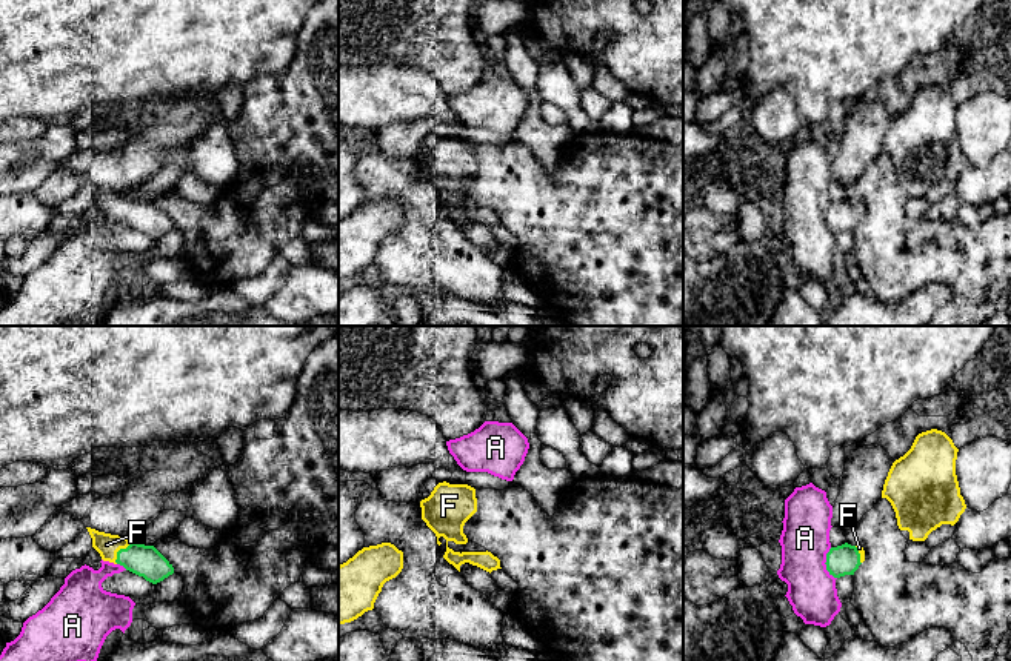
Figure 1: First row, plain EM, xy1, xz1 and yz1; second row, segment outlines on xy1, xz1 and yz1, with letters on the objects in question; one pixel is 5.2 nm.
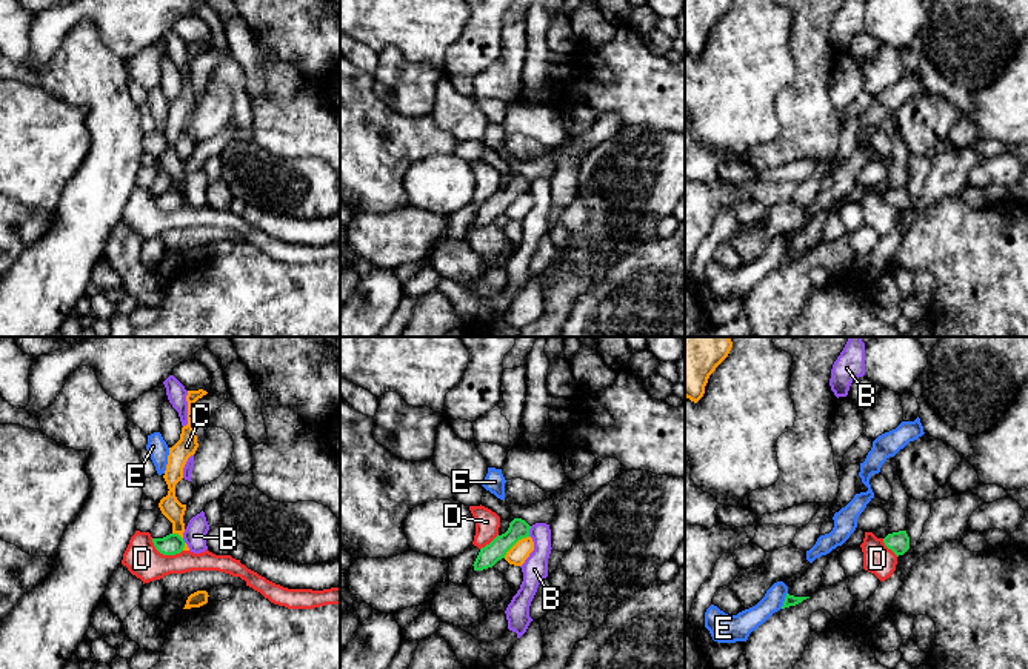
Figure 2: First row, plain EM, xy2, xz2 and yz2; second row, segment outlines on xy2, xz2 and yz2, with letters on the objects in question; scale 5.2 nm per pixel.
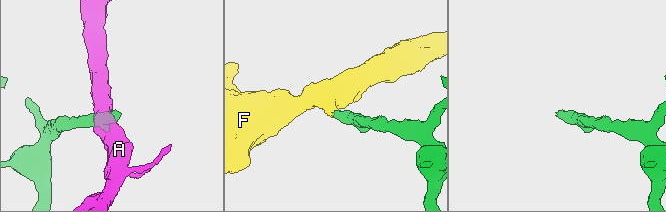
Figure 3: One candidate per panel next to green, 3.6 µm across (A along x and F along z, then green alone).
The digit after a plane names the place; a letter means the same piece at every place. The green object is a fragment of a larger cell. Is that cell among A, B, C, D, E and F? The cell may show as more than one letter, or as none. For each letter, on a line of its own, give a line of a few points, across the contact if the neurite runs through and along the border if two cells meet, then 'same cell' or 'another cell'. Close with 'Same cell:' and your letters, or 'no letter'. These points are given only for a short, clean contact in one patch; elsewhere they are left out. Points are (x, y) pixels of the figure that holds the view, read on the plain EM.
A: yz1 (831, 203), (827, 209), (825, 223), (836, 234) | another cell
B: xz2 (531, 182), (528, 191) | another cell
C: xz2 (528, 191), (522, 193), (503, 213) | another cell
D: xy2 (151, 194), (153, 200), (163, 209), (179, 209), (182, 206) | another cell
E: yz2 (787, 248), (781, 263) | another cell
F: xy1 (146, 217), (119, 206), (106, 200) | same cell
Same cell: F

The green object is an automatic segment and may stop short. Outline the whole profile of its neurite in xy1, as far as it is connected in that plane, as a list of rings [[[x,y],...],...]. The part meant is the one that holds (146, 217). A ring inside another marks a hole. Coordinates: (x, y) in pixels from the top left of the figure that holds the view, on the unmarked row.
[[[86,184],[92,194],[92,203],[103,217],[120,220],[152,240],[174,229],[172,220],[154,201],[131,198],[126,192]]]

